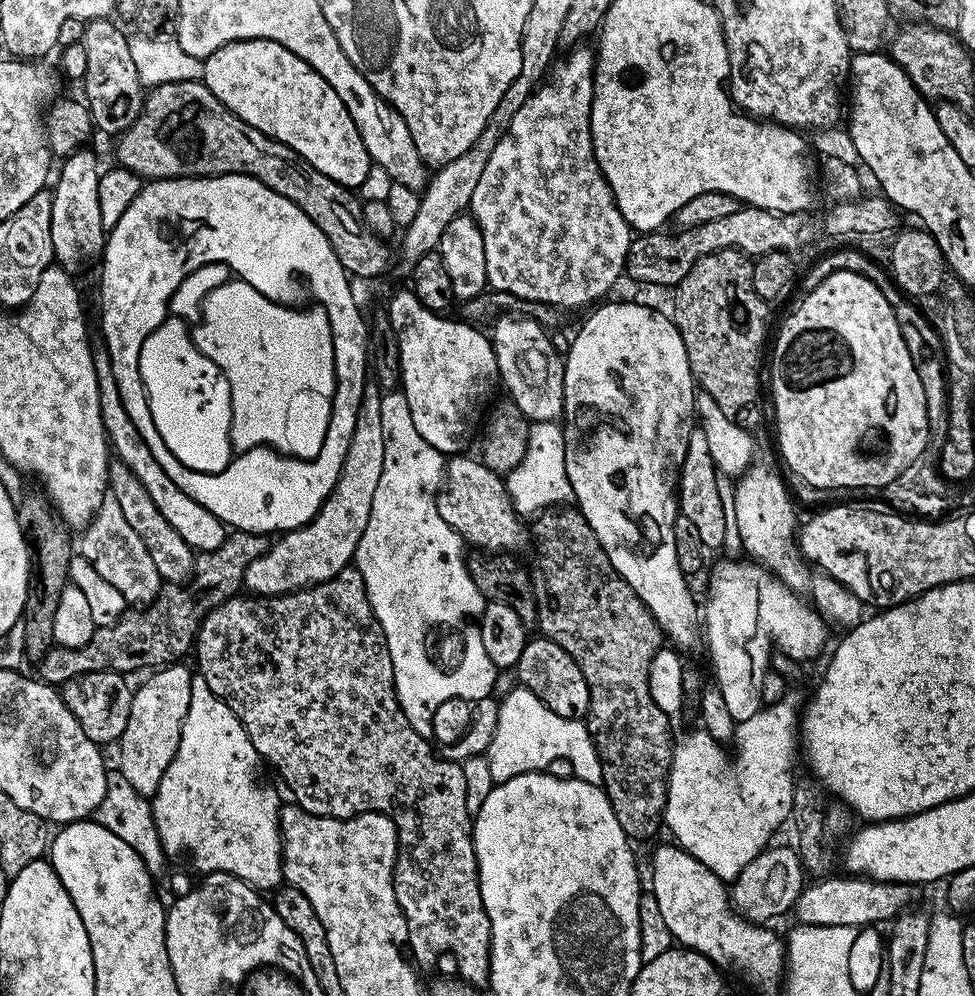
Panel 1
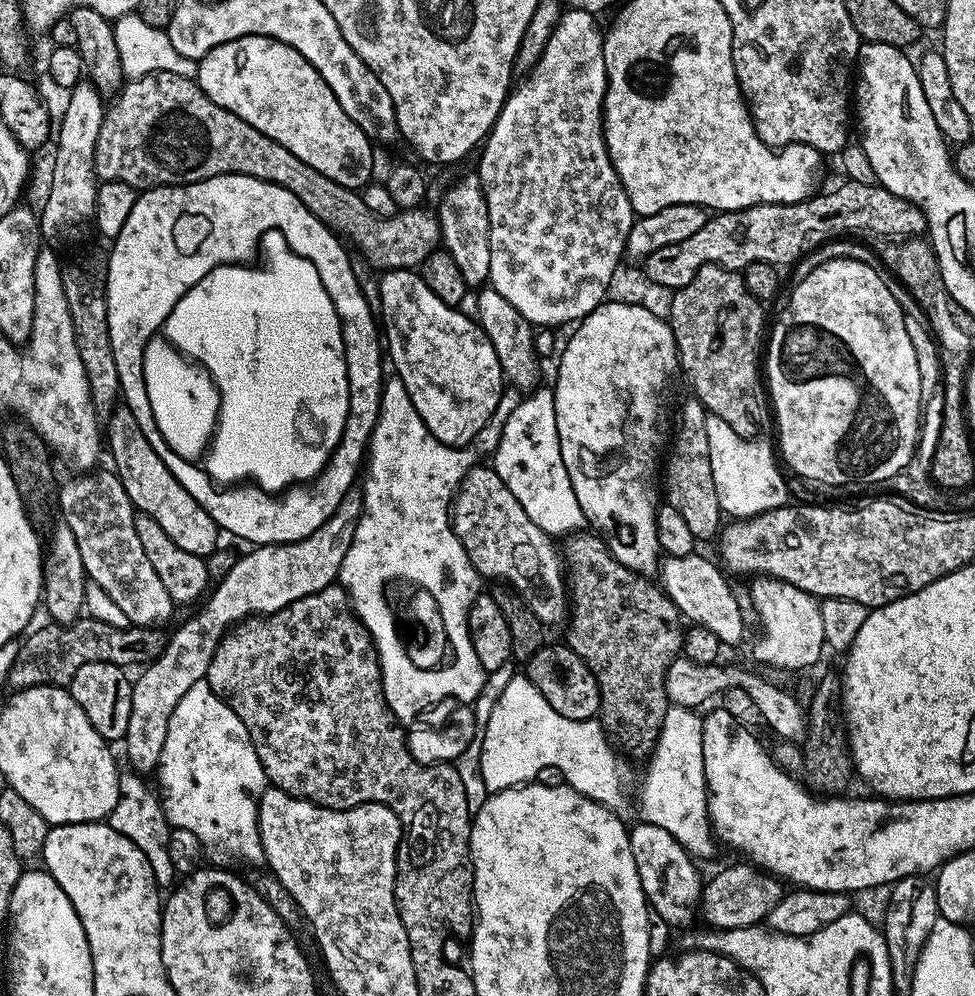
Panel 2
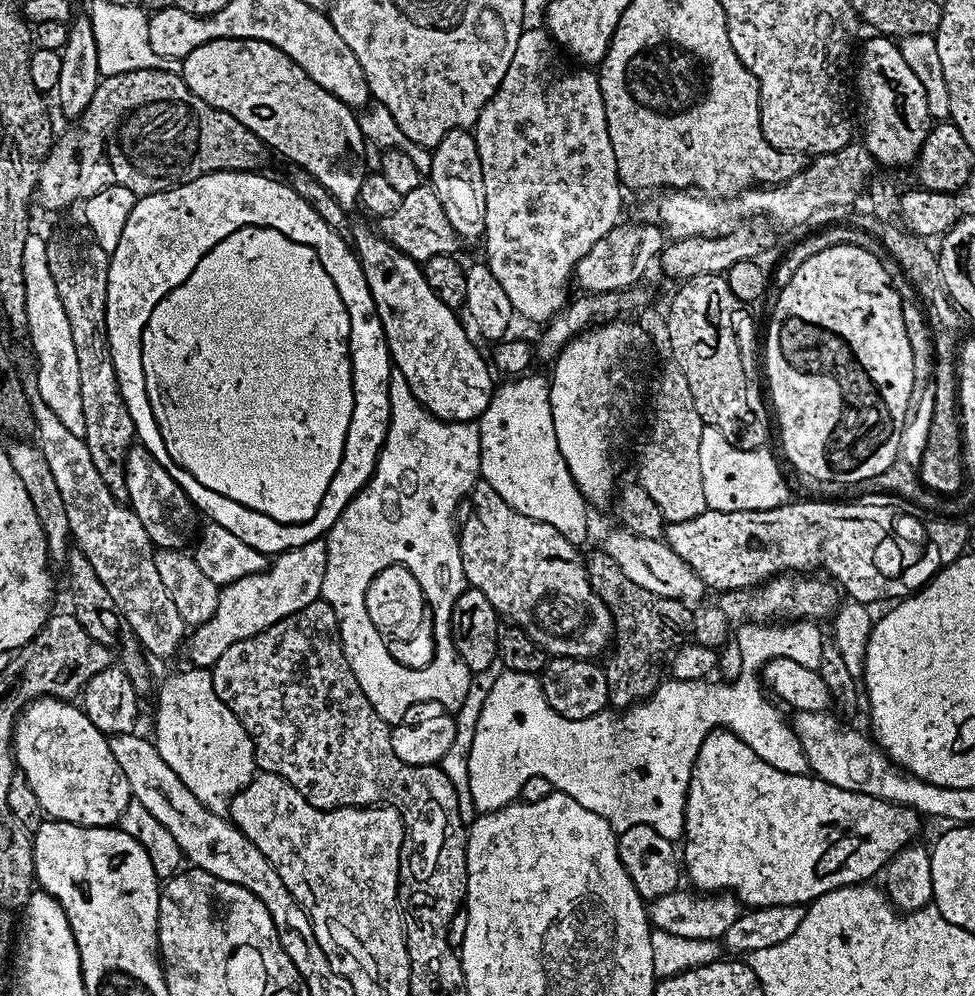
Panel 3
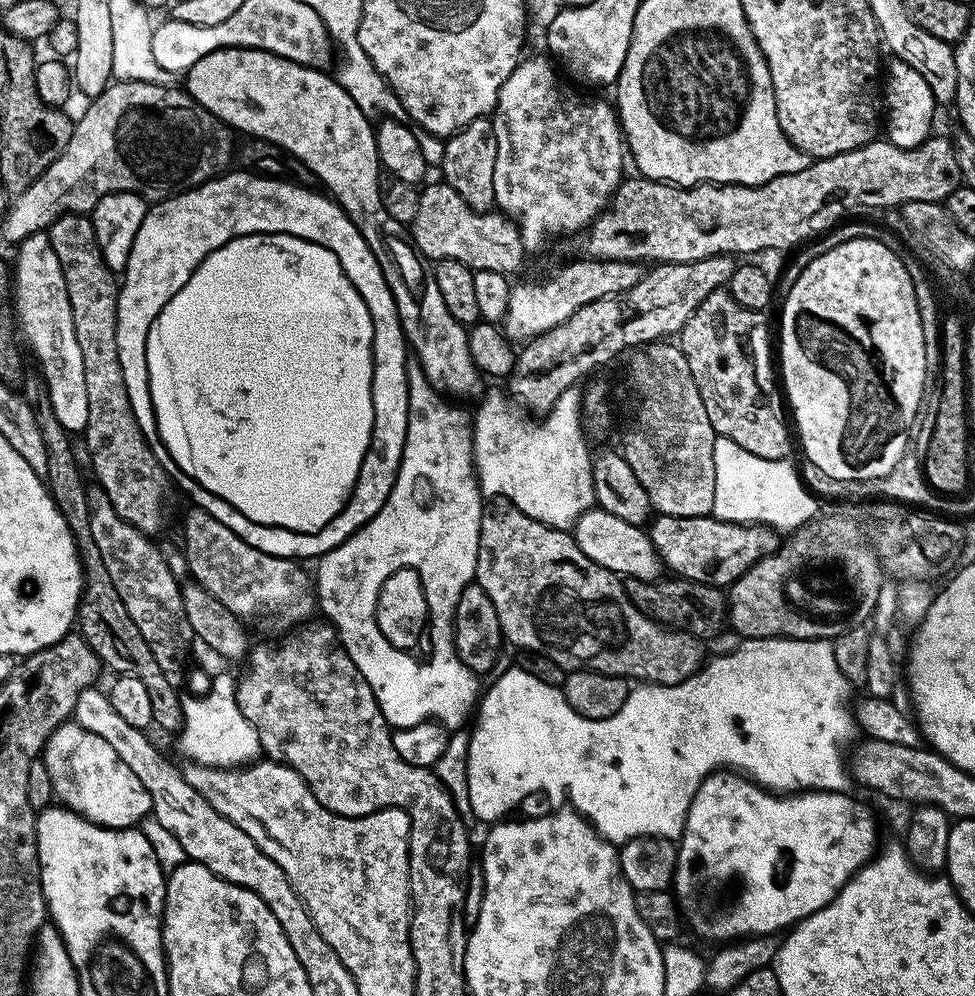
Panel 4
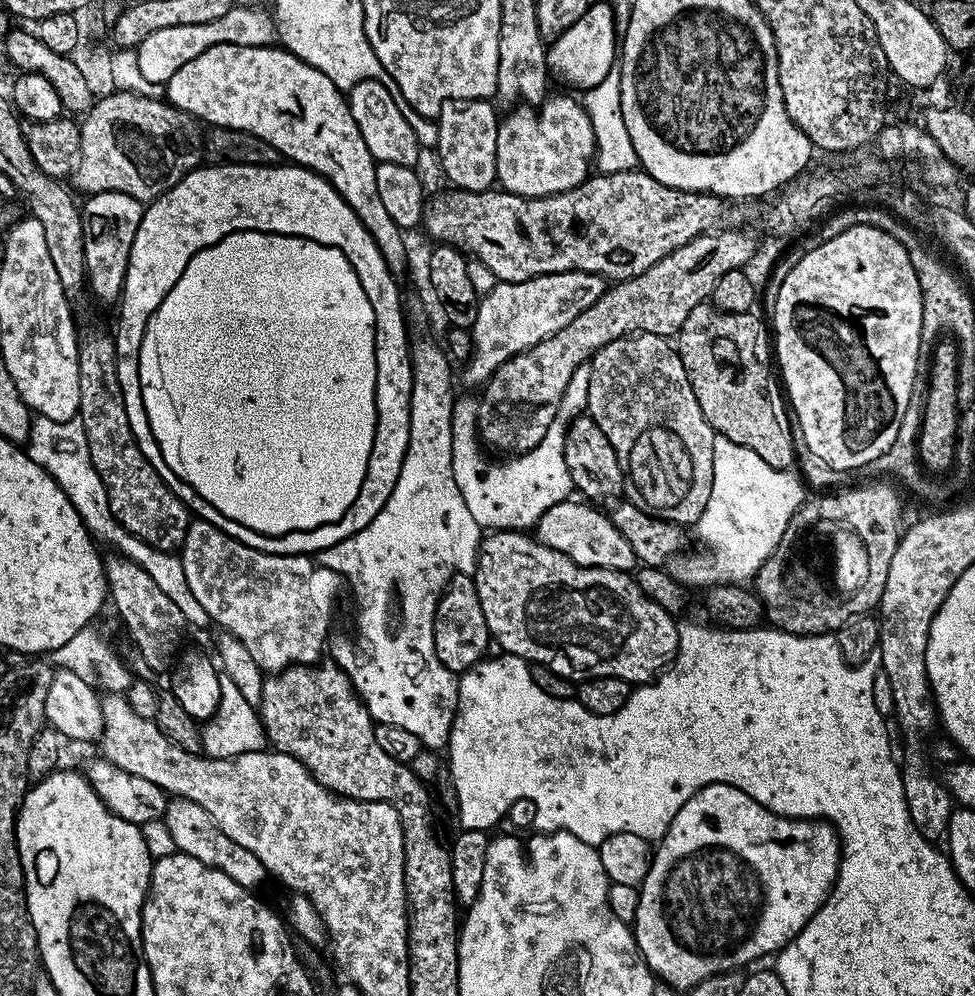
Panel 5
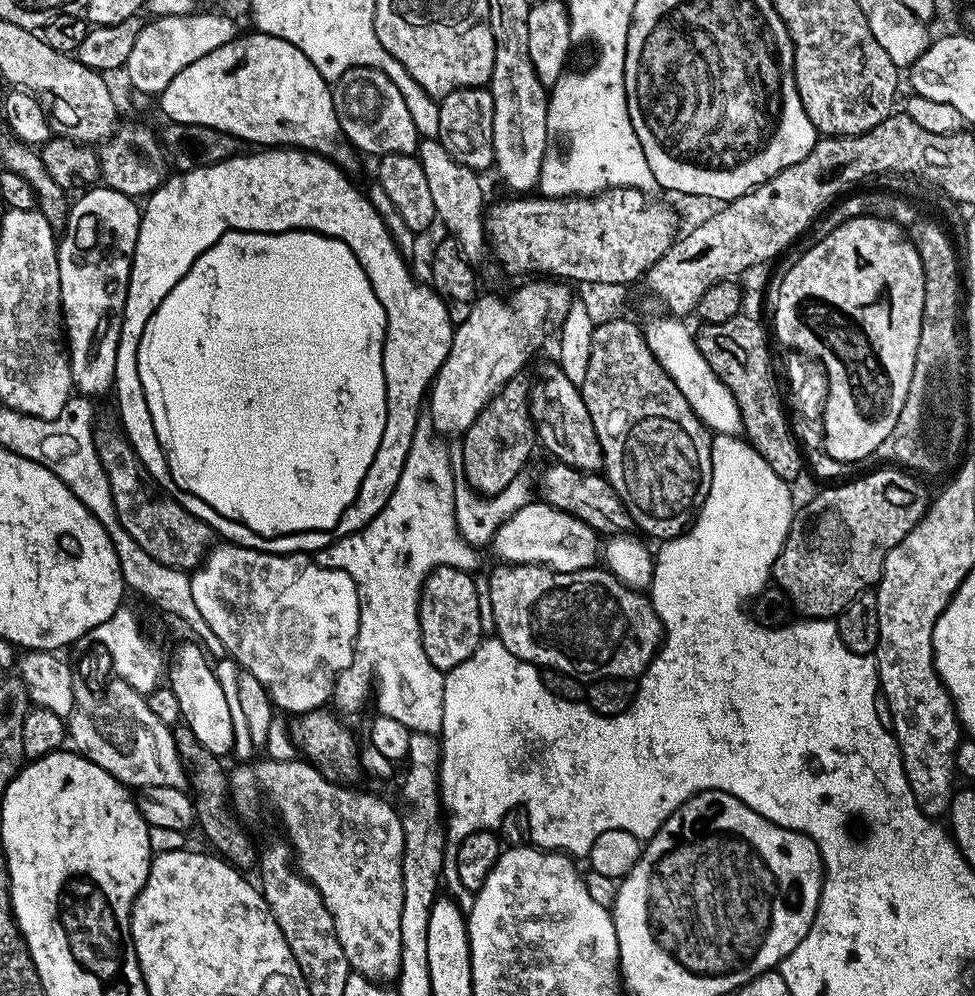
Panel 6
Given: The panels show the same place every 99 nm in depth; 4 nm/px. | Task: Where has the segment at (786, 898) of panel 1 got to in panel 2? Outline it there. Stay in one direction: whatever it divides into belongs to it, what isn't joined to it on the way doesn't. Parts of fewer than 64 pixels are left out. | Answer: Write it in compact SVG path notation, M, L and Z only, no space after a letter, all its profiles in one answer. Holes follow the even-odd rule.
M748 862L732 864L724 868L712 881L703 885L698 901L698 912L704 915L703 922L709 929L748 927L767 921L770 910L782 895L781 881L775 876L753 866Z

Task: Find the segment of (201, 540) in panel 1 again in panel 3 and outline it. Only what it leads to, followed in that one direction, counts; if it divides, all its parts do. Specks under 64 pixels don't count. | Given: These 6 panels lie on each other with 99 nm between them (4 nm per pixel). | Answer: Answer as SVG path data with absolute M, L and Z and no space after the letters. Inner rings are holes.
M141 444L133 445L129 449L124 474L127 478L128 504L140 518L152 545L157 549L185 549L186 542L191 543L198 530L197 509L187 496L185 487Z

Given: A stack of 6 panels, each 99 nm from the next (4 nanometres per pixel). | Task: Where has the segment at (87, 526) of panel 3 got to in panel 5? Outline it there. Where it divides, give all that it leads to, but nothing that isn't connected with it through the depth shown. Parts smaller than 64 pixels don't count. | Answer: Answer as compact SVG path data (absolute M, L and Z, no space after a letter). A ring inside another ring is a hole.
M112 554L112 557L105 559L105 580L109 599L111 603L113 600L126 624L137 653L146 660L154 674L167 673L175 663L184 631L188 628L182 610L159 589L150 574L122 555Z

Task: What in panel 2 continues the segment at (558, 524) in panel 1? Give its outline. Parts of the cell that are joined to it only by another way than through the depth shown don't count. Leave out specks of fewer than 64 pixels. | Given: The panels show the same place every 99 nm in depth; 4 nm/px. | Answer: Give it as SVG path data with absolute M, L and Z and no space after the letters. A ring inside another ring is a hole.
M583 530L565 535L562 542L562 559L566 569L566 591L570 597L570 625L572 629L568 632L566 643L568 647L574 650L574 654L578 654L578 658L582 658L582 662L586 662L586 666L590 666L590 670L594 674L594 678L598 682L598 690L600 691L600 710L598 719L604 728L604 732L608 739L612 741L617 749L629 752L632 756L644 756L643 758L651 757L652 750L656 746L656 740L660 736L660 727L666 718L670 707L670 701L664 683L666 682L666 674L670 670L670 666L681 655L684 646L684 634L686 631L685 625L682 623L681 612L674 602L667 596L664 589L651 584L647 575L639 572L632 572L626 566L622 566L622 562L618 562L618 558L612 556L612 552L600 539L599 535L593 534L591 531Z

